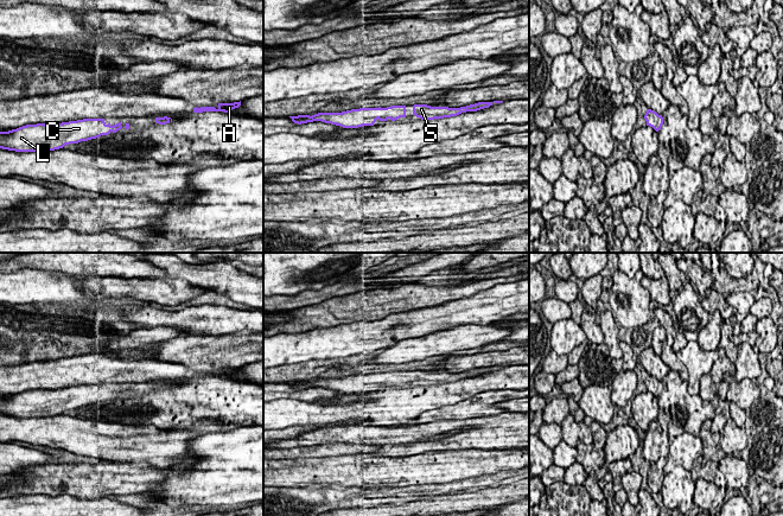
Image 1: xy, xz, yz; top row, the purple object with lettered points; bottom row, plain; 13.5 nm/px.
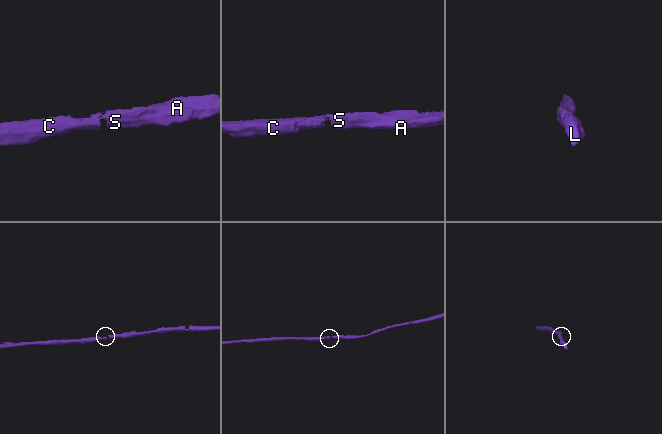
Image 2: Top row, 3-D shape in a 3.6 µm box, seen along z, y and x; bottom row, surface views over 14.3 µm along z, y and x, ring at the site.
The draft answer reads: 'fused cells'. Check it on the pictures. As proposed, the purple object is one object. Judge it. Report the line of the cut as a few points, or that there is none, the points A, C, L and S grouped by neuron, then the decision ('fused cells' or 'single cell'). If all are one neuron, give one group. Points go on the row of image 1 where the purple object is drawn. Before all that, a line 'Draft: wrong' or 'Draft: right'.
Draft: wrong
no cut | A C L S | single cell

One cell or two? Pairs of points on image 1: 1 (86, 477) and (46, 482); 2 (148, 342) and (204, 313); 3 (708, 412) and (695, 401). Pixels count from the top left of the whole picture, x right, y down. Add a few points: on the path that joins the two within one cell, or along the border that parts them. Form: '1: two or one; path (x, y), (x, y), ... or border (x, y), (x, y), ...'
1: one; path (76, 479), (56, 479)
2: two; border (156, 325), (172, 326), (183, 330), (188, 335)
3: one; path (705, 411), (699, 405)

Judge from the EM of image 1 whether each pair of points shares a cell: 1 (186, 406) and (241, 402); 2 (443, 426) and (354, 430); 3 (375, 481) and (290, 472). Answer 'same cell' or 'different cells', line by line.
1: same cell
2: same cell
3: same cell

